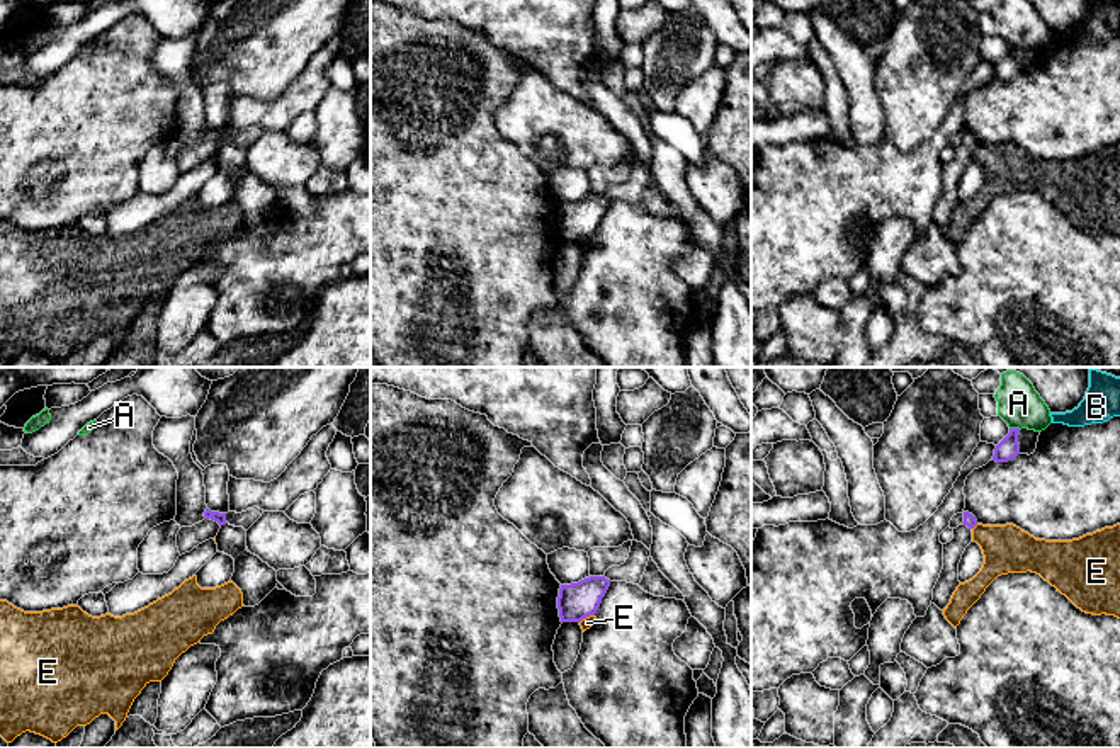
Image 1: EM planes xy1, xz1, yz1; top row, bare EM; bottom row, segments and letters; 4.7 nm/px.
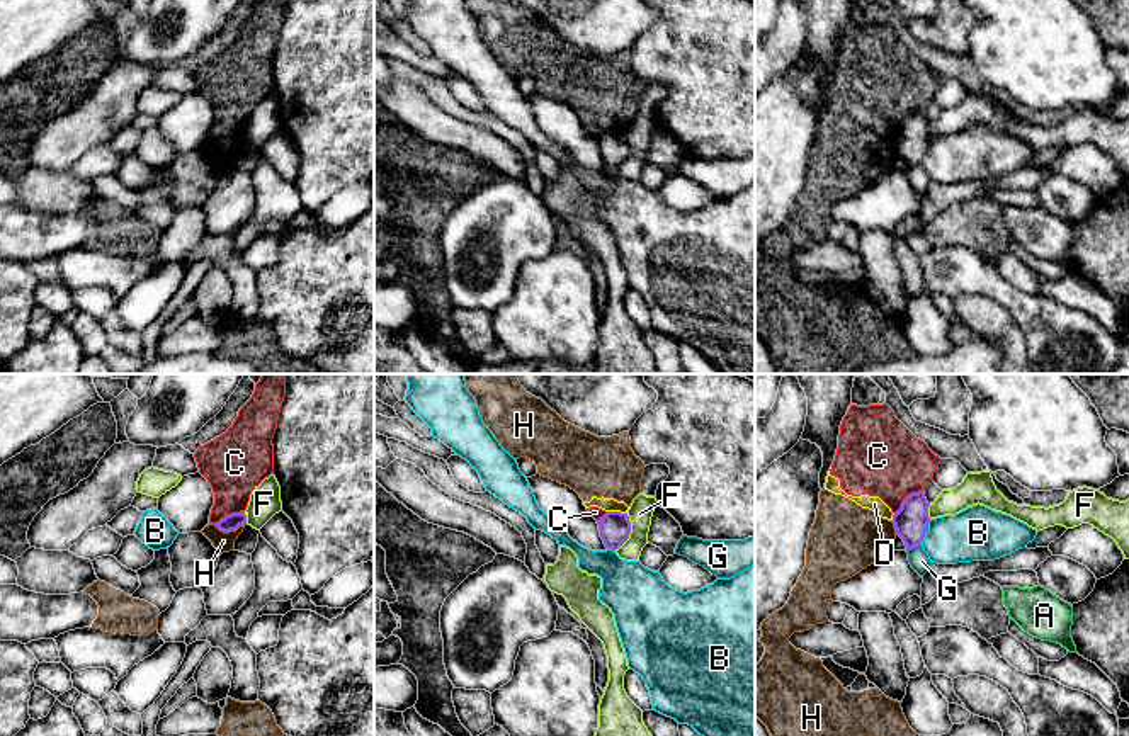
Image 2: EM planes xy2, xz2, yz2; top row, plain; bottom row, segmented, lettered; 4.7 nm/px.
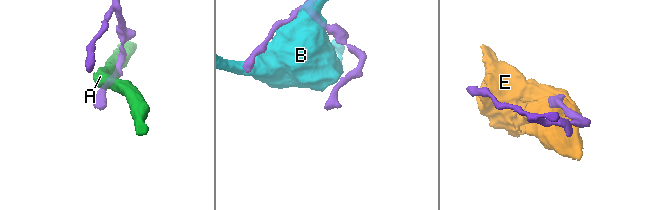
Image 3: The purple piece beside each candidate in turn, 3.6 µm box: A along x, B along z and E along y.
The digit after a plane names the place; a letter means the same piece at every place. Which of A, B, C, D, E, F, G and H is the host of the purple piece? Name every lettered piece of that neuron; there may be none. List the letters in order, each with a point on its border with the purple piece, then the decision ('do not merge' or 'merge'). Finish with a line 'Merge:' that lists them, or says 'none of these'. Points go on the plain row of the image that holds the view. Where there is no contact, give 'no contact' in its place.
A: contact yz1 (1015, 48); do not merge
B: contact yz2 (925, 152); do not merge
C: contact yz2 (905, 118); do not merge
D: contact xz2 (618, 131); do not merge
E: contact yz1 (974, 145); do not merge
F: contact xz2 (629, 152); do not merge
G: contact yz2 (913, 165); do not merge
H: contact xy2 (228, 150); do not merge
Merge: none of these

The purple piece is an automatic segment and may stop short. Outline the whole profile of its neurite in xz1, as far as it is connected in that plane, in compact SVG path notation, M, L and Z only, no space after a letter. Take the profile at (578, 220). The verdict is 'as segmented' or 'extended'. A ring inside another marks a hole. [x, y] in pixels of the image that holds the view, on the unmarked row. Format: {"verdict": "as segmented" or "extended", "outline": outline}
{"verdict": "as segmented", "outline": "M590 196L578 202L561 204L557 228L561 241L581 241L595 235L610 206L605 196Z"}

